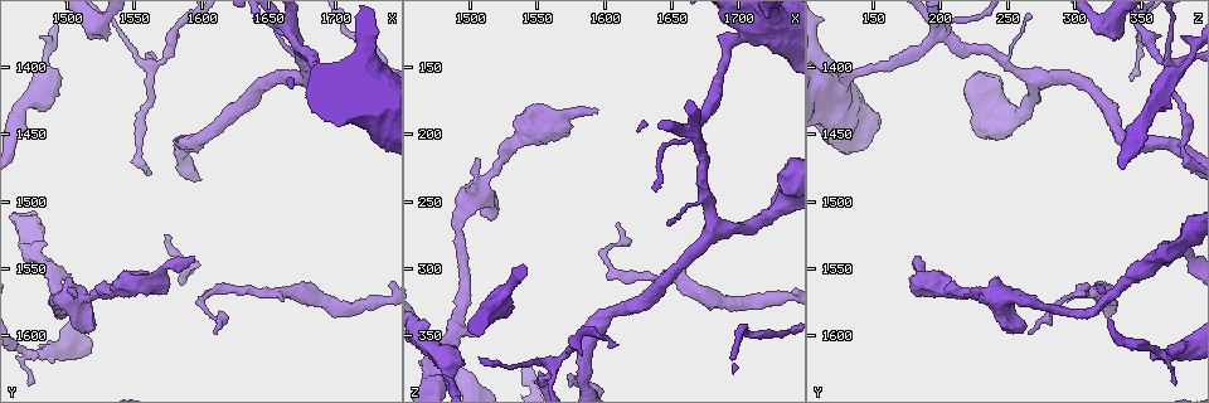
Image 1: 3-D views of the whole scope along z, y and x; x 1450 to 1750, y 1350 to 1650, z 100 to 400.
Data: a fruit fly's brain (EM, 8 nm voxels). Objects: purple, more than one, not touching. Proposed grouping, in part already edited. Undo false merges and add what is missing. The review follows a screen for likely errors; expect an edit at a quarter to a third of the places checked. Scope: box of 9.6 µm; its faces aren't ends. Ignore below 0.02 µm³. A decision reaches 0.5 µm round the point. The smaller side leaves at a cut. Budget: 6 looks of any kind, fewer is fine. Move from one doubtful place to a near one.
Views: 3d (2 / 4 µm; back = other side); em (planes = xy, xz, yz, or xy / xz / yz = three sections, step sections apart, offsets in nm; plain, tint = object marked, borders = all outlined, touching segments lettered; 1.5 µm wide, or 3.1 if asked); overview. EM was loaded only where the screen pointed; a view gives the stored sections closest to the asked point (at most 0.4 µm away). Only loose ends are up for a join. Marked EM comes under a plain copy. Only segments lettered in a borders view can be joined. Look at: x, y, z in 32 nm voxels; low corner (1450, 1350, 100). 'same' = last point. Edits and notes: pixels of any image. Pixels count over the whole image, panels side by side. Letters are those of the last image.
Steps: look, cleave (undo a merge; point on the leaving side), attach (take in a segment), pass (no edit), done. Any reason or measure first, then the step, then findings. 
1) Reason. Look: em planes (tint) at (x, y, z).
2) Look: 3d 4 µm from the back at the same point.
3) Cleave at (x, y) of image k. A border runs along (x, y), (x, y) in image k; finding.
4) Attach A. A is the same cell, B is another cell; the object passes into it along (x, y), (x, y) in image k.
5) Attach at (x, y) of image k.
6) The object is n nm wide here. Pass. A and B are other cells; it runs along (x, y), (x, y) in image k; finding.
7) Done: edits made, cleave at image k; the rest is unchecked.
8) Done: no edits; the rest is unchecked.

Abrupt turn. Look: 3d 2 µm at (1554, 1464, 380).

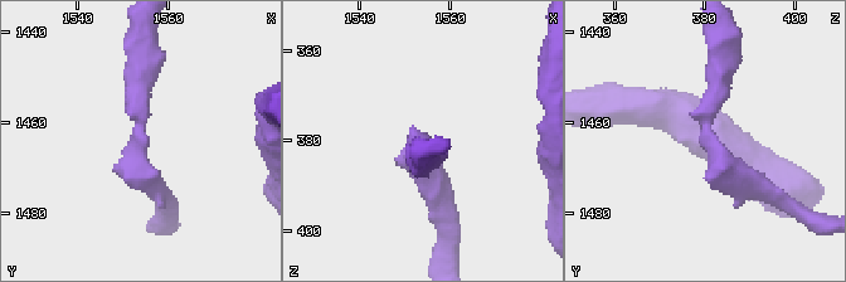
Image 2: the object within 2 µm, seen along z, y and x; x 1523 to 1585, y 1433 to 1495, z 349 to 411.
Now the EM. Look: em planes (borders) at (1555, 1464, 379).

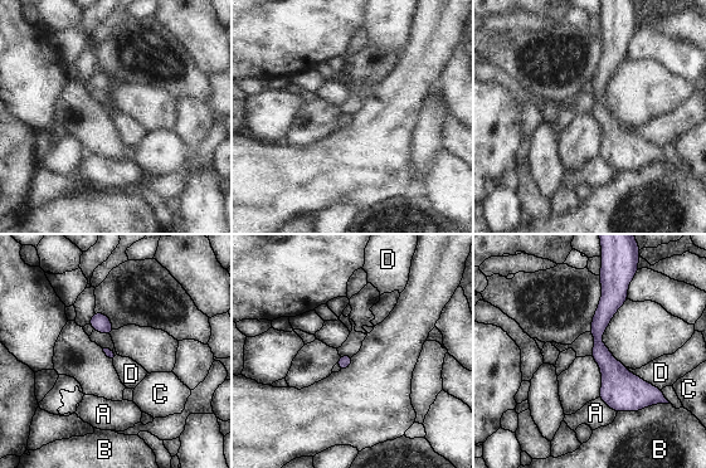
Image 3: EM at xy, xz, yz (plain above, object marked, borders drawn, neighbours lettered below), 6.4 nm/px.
Pass. A, B, C and D are other cells; it runs along (608, 281), (599, 352), (636, 408) in image 3; one neuron here.

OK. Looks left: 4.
An open end. Look: em yz step 4 (tint) at (1572, 1524, 378).

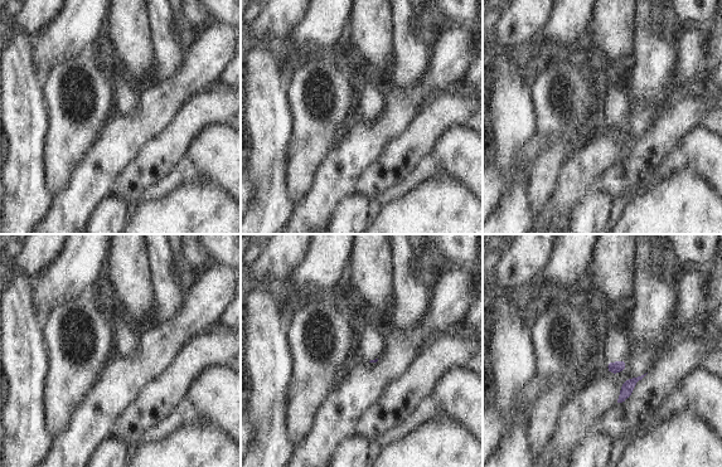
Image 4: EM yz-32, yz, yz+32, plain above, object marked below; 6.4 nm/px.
Look: em xy step 8 (borders) at the same point.

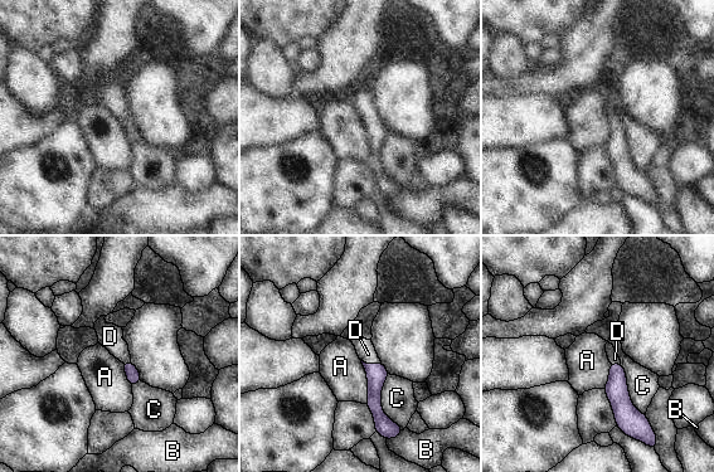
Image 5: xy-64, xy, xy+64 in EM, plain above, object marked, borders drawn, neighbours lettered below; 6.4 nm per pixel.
Attach at (365, 350) of image 5. D is the same cell, A, B and C are other cells; the object passes into it along (377, 373), (372, 364), (365, 350) in image 5; it goes on there.

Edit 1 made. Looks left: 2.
See it whole again. Look: overview.

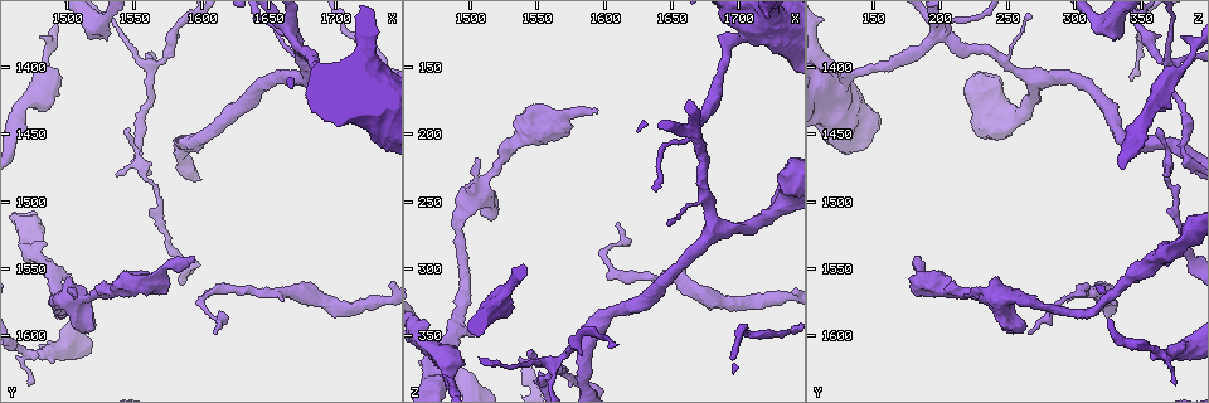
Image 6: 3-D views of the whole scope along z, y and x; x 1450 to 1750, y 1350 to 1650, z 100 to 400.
Long arm stops here. Look: em planes (borders) at (1596, 1540, 182).

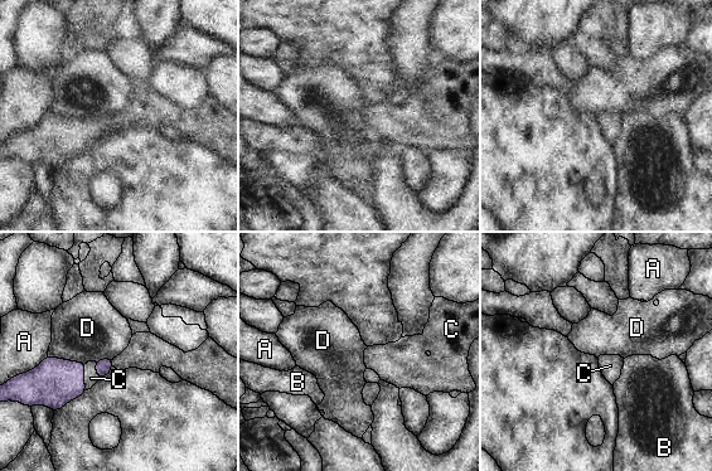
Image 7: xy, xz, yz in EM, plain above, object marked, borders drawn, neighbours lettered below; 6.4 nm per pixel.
Attach at (91, 378) of image 7. C is the same cell, A, B and D are other cells; the object passes into it along (56, 382), (83, 375), (91, 378) in image 7; it goes on there.

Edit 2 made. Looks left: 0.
Done: edits made, attach at image 5, attach at image 7; the rest is unchecked.

